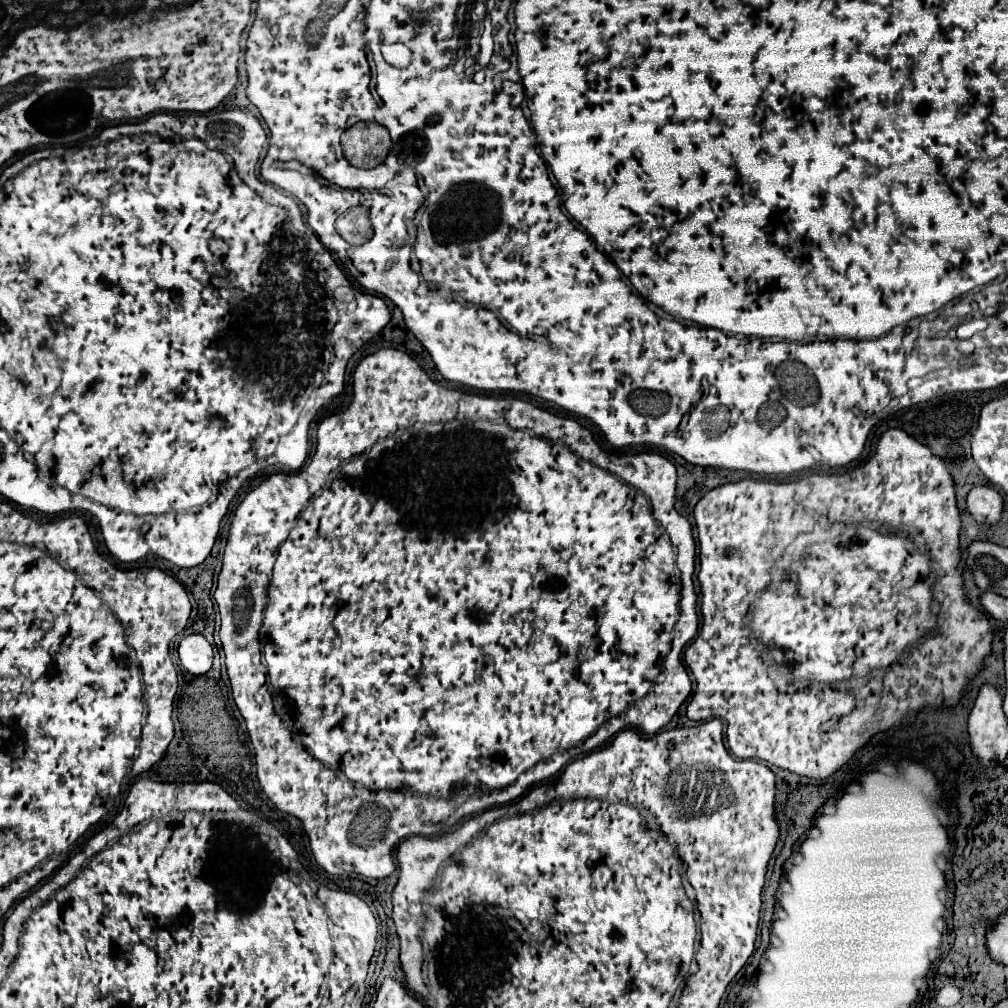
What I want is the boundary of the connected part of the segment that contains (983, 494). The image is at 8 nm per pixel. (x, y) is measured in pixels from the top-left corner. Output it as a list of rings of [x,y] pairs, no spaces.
[[[990,486],[972,488],[968,494],[968,512],[978,524],[998,524],[1004,510],[1002,496]]]

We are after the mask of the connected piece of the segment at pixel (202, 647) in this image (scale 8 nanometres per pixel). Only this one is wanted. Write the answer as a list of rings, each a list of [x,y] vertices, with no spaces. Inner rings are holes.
[[[200,634],[182,638],[182,642],[178,646],[178,654],[180,654],[180,662],[182,662],[184,670],[190,672],[192,676],[202,676],[212,668],[212,658],[214,658],[212,646]]]

